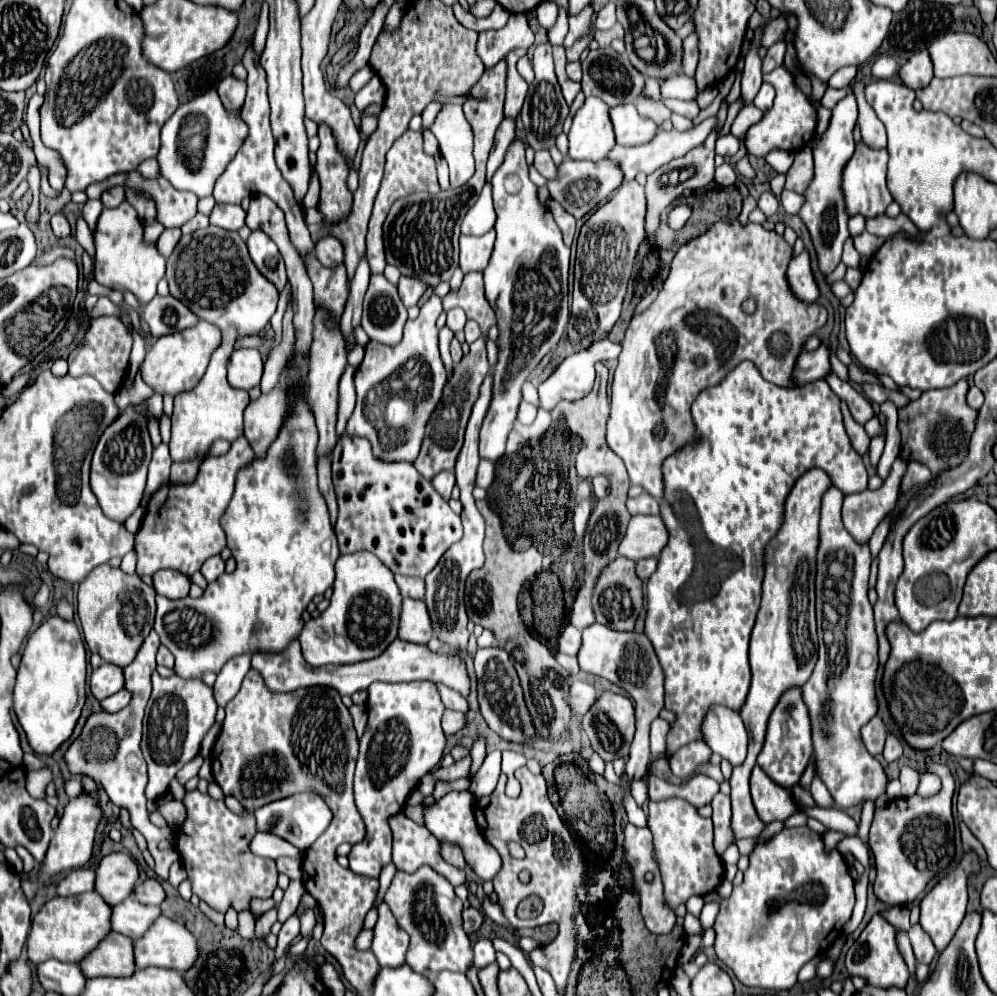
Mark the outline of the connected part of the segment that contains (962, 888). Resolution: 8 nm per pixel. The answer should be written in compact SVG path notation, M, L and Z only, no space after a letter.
M967 852L963 856L963 860L957 866L954 866L951 872L942 875L939 878L939 884L921 900L919 924L929 934L937 952L943 952L947 948L947 944L955 936L957 928L961 926L963 916L965 916L965 908L967 908L967 880L969 880L971 874L977 874L977 872L979 872L979 858L973 852Z

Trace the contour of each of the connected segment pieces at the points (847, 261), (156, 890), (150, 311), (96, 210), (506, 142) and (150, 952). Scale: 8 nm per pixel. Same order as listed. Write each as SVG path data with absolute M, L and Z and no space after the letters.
M852 237L844 243L841 261L847 267L860 268L861 255L854 248Z
M147 878L145 882L135 886L135 900L141 904L159 906L165 900L165 890L157 878Z
M125 292L125 300L149 324L153 336L173 334L173 332L191 328L199 322L199 318L183 302L179 302L173 296L165 296L165 298L155 296L145 308L139 306L139 302L133 298L131 292Z
M87 200L85 206L83 206L83 218L87 218L87 224L89 224L89 230L95 232L95 226L97 226L97 218L103 210L103 204L101 200Z
M503 120L499 124L499 130L495 134L495 144L491 148L491 154L489 154L489 162L486 165L486 181L491 182L495 170L503 164L505 160L505 154L509 150L509 146L513 144L515 140L515 120Z
M161 916L143 938L135 940L137 968L173 968L187 972L199 958L199 942L183 924Z

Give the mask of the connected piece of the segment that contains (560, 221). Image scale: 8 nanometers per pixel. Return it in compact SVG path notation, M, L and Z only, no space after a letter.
M555 200L549 202L549 208L553 210L553 218L555 218L557 226L559 226L561 232L563 232L565 244L571 246L571 240L573 240L573 234L575 234L575 218L573 218L563 206L559 206L559 202L555 202Z

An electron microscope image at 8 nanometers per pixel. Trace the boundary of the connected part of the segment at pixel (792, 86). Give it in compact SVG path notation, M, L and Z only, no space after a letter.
M779 66L773 72L765 74L763 81L768 82L775 88L777 98L775 98L773 108L757 124L753 124L747 130L747 134L745 134L745 148L747 148L747 152L753 154L753 156L757 156L757 158L765 158L775 148L787 150L787 152L801 150L815 136L817 110L809 104L809 100L805 98L805 94L797 88L793 74L785 66Z

